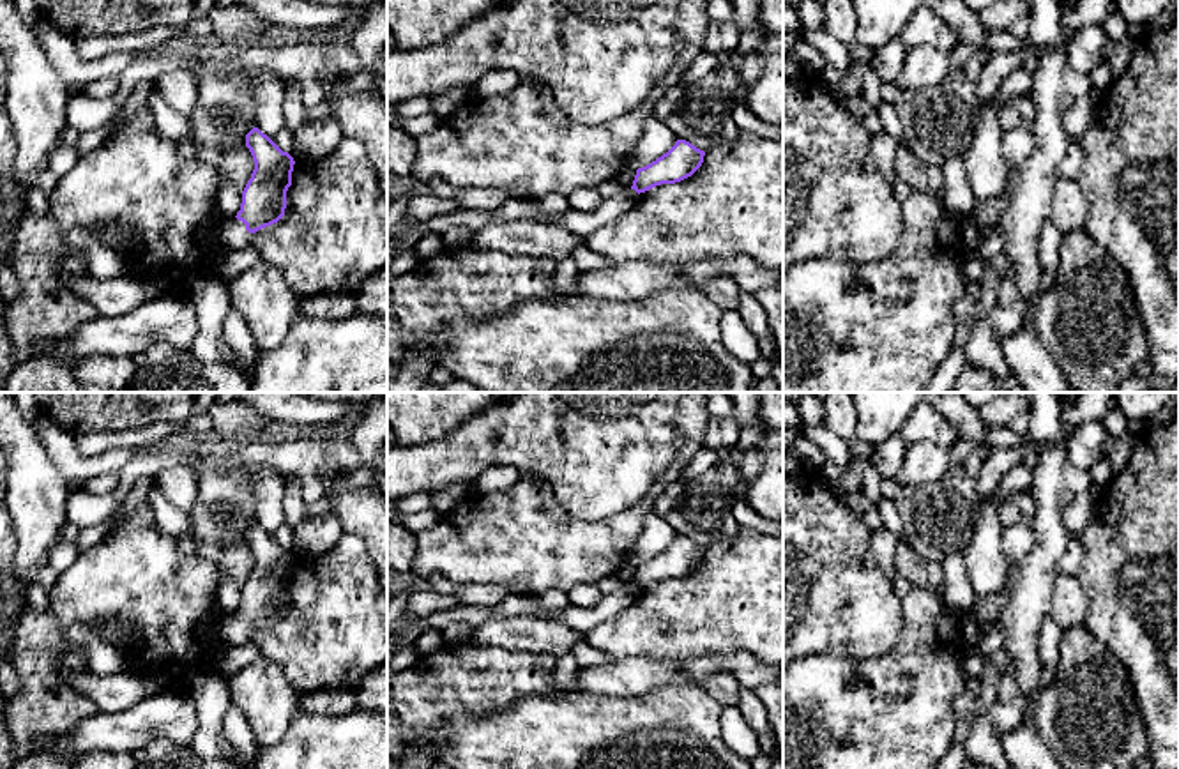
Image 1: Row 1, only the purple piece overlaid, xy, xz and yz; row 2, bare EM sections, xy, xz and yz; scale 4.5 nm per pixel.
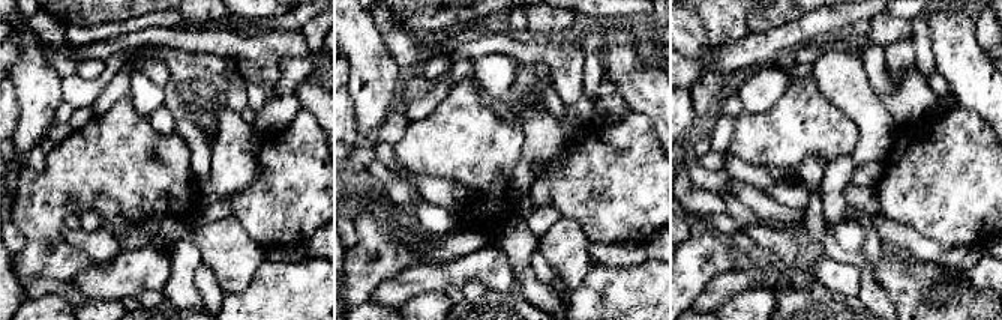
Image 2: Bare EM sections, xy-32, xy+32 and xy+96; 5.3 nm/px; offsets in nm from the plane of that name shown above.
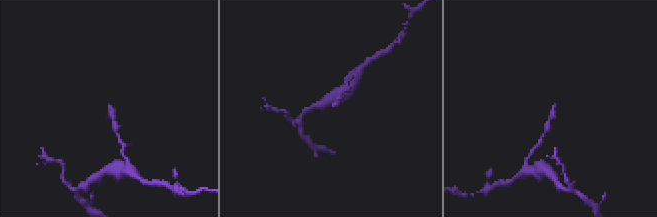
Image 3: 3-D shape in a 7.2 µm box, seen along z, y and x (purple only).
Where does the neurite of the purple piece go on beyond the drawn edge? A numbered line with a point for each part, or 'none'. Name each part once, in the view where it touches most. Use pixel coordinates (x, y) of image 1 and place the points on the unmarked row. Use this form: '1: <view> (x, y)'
1: xy (232, 628)

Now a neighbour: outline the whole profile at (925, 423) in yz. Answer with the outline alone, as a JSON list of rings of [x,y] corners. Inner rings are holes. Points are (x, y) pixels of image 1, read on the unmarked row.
[[[919,401],[898,431],[909,445],[921,440],[951,449],[958,440],[956,430],[926,401]]]

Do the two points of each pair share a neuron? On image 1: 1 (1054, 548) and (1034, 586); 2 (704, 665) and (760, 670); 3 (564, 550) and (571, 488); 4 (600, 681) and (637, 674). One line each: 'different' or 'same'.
1: same
2: same
3: different
4: same

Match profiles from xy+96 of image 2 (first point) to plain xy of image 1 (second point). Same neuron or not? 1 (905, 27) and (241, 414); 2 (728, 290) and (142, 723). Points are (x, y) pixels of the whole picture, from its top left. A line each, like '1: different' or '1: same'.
1: same
2: same

